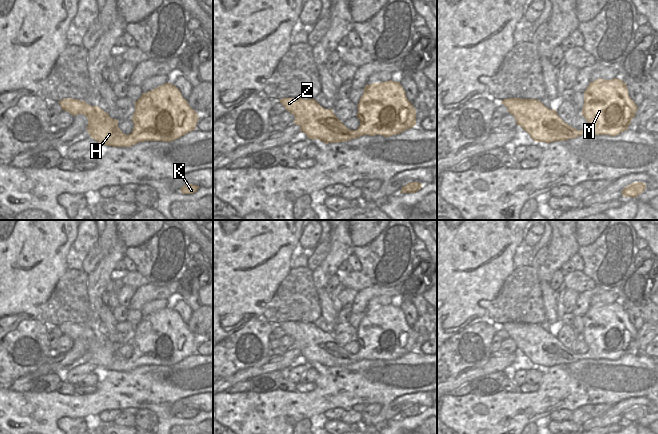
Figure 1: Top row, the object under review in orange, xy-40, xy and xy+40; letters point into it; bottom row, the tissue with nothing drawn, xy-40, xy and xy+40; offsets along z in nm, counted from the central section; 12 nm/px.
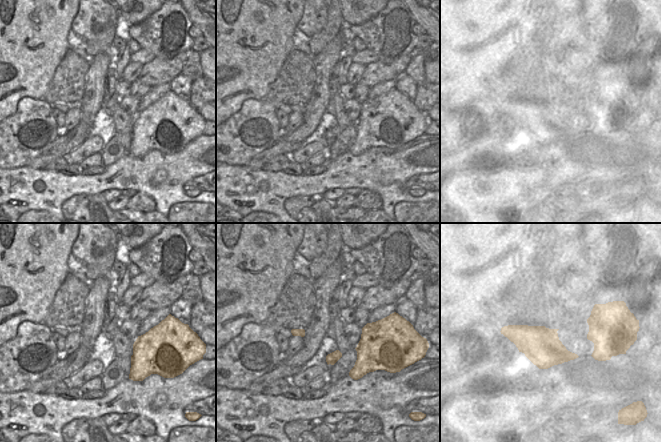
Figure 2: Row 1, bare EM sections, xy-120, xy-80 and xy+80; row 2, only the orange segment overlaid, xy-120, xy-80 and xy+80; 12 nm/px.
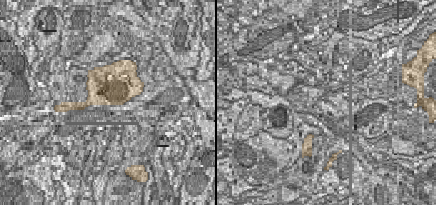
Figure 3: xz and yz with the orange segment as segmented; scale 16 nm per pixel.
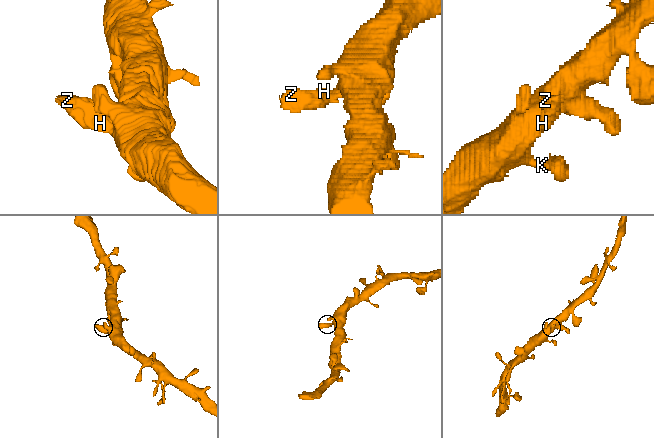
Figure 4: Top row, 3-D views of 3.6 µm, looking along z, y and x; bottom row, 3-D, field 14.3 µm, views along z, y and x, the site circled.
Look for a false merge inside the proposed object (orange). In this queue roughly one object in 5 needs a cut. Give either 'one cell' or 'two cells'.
one cell

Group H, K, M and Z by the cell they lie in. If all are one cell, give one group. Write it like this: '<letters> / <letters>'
H K M Z

